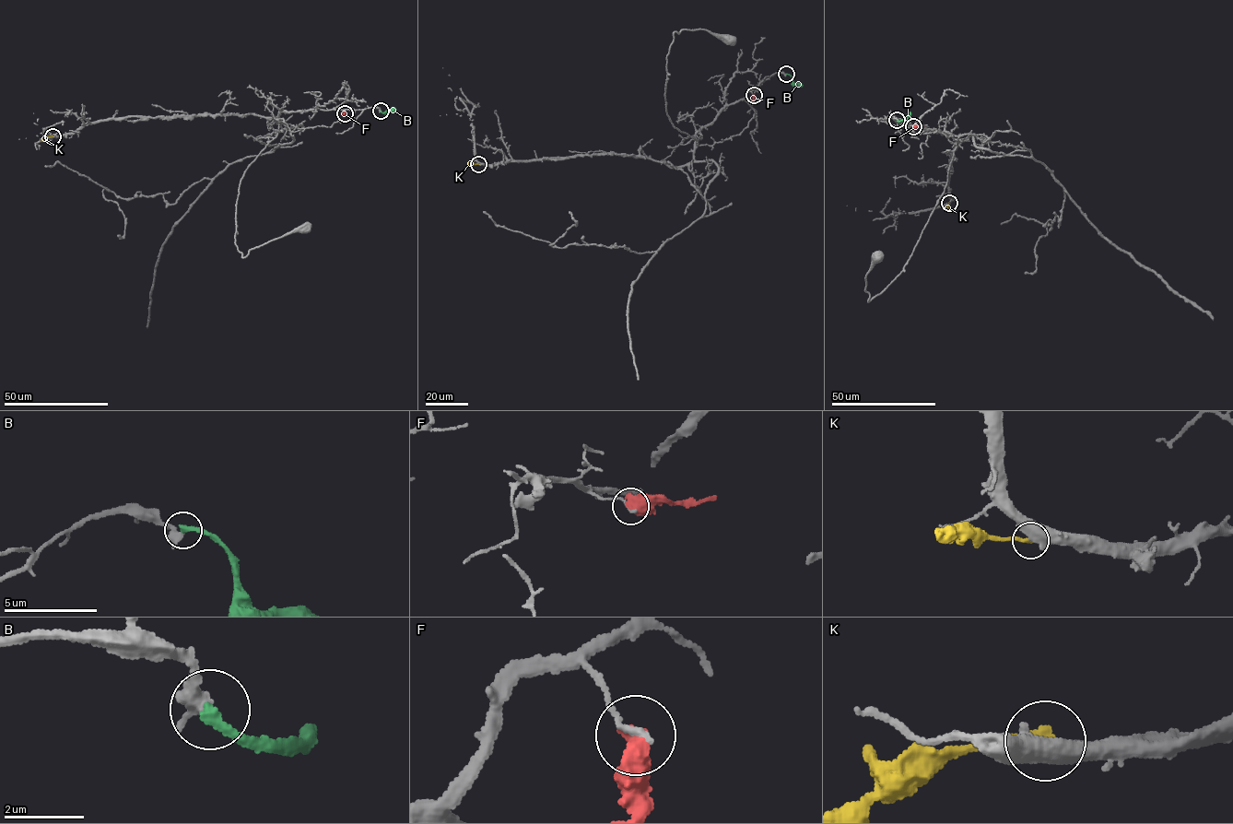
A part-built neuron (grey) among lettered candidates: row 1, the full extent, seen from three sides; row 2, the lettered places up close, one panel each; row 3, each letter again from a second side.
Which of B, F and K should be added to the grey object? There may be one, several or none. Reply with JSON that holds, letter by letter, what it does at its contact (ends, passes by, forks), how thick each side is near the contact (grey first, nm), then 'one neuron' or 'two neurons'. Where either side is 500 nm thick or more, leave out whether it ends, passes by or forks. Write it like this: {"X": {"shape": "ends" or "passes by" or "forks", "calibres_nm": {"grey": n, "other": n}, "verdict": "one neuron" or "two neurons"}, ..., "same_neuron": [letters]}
{"B": {"shape": "ends", "calibres_nm": {"grey": 480, "other": 280}, "verdict": "two neurons"}, "F": {"calibres_nm": {"grey": 180, "other": 600}, "verdict": "two neurons"}, "K": {"calibres_nm": {"grey": 500, "other": 220}, "verdict": "two neurons"}, "same_neuron": []}

